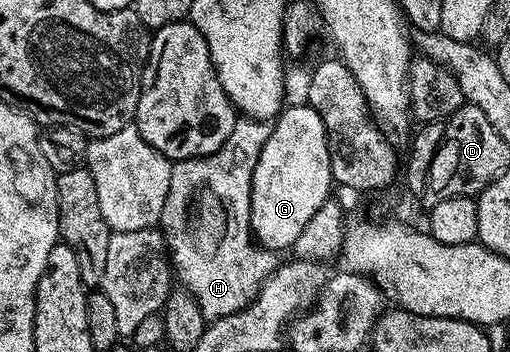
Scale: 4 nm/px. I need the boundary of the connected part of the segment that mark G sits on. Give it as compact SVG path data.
M308 104L300 106L287 105L273 119L268 136L268 144L260 148L260 156L256 160L256 168L252 172L250 188L250 232L253 241L263 250L279 252L289 251L297 236L302 232L308 220L312 219L316 210L331 197L330 186L330 153L328 152L328 136L324 128L324 120Z

